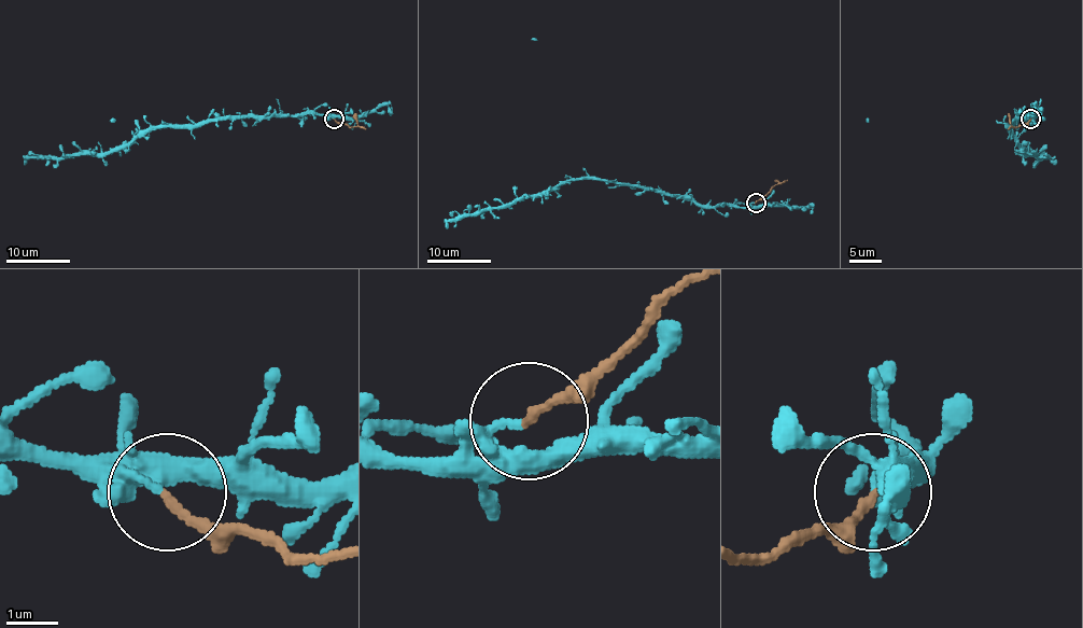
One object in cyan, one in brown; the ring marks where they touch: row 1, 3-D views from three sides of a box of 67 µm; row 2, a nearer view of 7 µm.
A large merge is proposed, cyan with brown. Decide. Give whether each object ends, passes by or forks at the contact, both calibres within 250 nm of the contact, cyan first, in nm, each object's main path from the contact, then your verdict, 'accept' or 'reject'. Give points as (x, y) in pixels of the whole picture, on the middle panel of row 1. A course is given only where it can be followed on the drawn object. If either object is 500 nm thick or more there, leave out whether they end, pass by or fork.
cyan ends | brown ends | 160/170 nm | cyan via (755, 203), (746, 207), (698, 206), (681, 196), (638, 186), (571, 179), (528, 197), (450, 219), (446, 226) | brown via (755, 203), (777, 183), (776, 180) | reject

